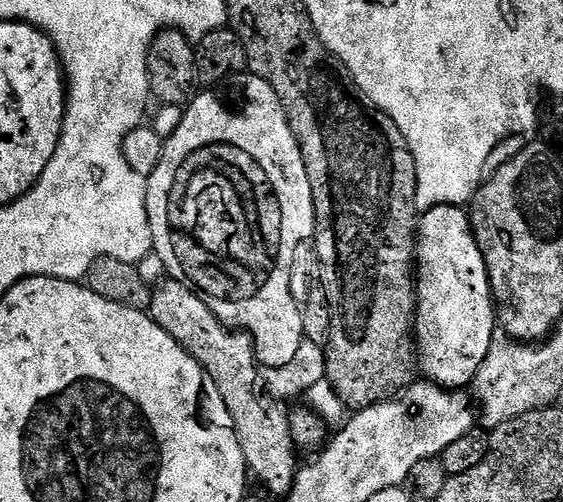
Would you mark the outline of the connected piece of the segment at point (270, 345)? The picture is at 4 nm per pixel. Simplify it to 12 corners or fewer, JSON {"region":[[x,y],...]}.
{"region":[[290,296],[204,306],[237,324],[255,363],[280,368],[297,359],[300,336]]}

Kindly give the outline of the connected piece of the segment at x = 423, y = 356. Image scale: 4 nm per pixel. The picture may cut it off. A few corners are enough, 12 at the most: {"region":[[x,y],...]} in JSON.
{"region":[[463,207],[419,217],[414,352],[456,386],[480,344]]}

